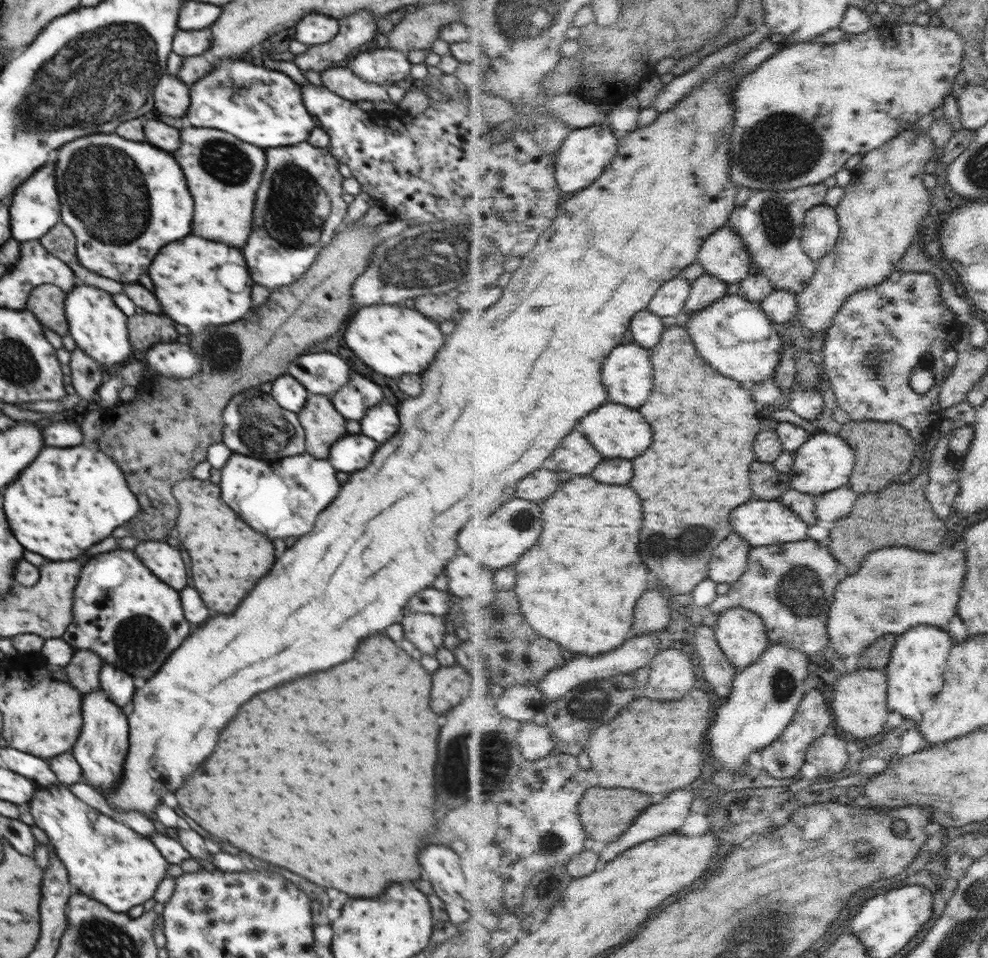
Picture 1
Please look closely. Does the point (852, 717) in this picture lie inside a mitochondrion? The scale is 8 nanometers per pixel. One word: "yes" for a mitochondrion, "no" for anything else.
no

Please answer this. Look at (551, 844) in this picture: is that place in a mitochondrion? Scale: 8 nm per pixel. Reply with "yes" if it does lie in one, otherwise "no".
yes

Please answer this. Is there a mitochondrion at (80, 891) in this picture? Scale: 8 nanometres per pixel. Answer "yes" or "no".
no

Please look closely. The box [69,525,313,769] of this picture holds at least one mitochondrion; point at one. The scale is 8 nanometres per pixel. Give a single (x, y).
(140, 641)

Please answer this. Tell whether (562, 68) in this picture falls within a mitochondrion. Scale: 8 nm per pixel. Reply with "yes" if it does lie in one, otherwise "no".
no

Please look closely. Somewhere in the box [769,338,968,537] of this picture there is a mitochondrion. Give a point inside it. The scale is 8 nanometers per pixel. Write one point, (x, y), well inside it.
(877, 349)

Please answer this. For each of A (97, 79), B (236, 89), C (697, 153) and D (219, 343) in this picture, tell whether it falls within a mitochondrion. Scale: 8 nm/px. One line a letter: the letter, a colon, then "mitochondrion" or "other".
A: mitochondrion
B: mitochondrion
C: other
D: mitochondrion

